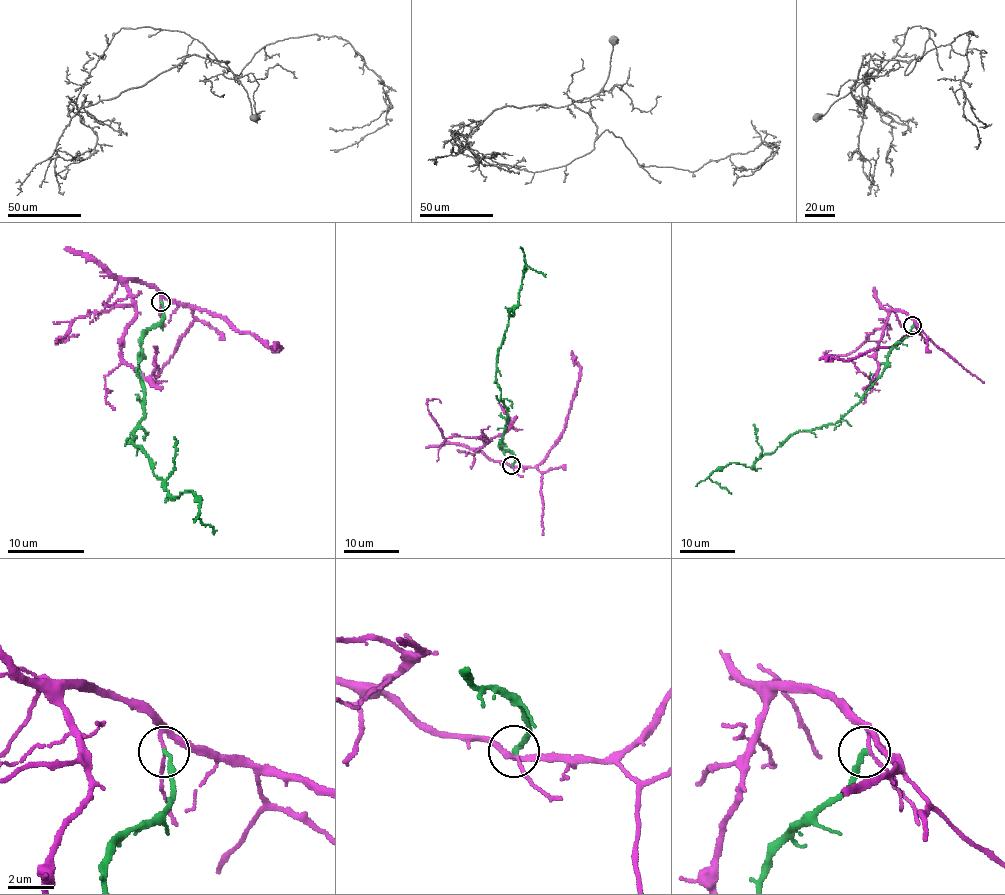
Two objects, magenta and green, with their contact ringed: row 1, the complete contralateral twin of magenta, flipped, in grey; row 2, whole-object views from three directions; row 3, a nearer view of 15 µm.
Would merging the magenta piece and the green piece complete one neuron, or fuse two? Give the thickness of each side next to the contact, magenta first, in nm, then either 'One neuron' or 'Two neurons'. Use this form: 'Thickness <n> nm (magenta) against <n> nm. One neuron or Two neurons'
Thickness 110 nm (magenta) against 200 nm. Two neurons

